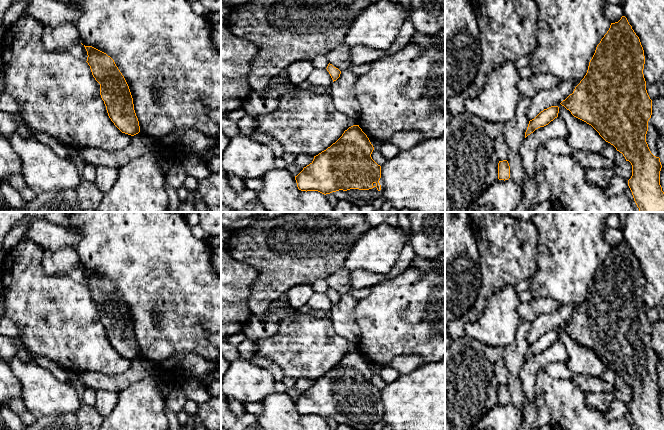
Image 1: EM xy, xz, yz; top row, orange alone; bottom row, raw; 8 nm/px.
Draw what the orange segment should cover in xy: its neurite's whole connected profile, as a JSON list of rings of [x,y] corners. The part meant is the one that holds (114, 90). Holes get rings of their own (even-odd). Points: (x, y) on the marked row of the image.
[[[85,46],[87,63],[95,80],[100,84],[100,95],[109,118],[122,132],[134,136],[140,132],[133,98],[129,86],[116,66],[114,60],[106,53]]]

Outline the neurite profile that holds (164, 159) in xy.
[[[163,151],[158,152],[158,160],[160,164],[163,167],[164,173],[165,173],[165,189],[167,191],[168,197],[169,197],[169,205],[167,212],[176,212],[179,208],[179,205],[181,201],[179,200],[177,196],[177,191],[173,187],[169,186],[166,183],[166,171],[168,168],[169,163],[172,161],[172,159]]]

